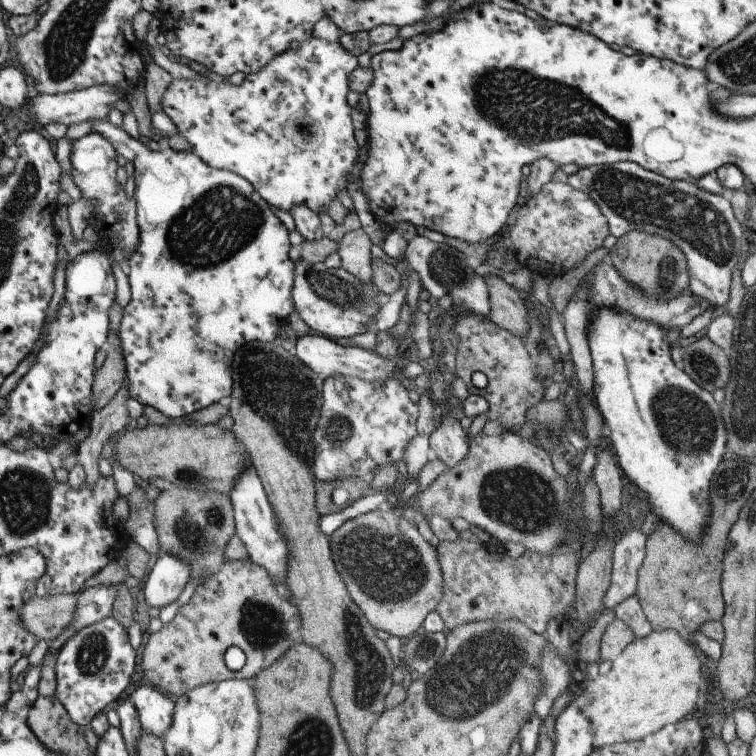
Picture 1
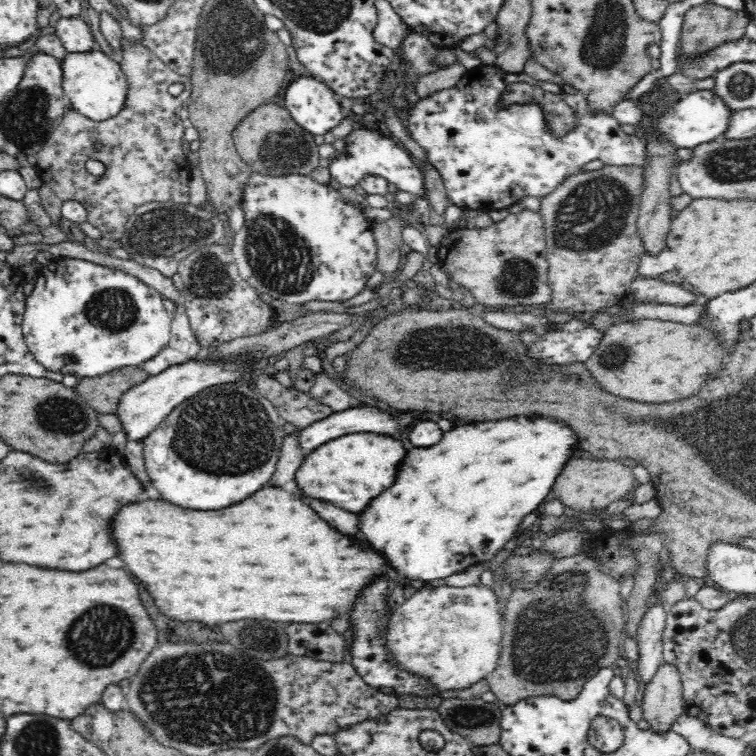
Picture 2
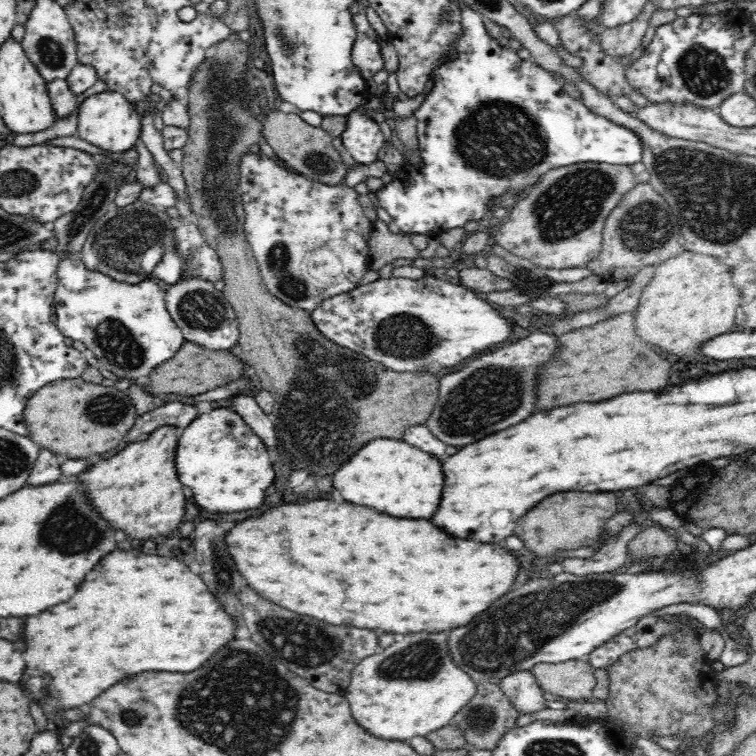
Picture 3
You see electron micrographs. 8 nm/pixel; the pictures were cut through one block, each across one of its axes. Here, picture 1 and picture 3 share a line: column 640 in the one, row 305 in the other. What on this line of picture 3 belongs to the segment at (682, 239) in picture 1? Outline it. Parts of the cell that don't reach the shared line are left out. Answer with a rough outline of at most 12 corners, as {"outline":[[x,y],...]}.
{"outline":[[180,276],[164,301],[185,341],[239,342],[239,321],[212,282]]}

